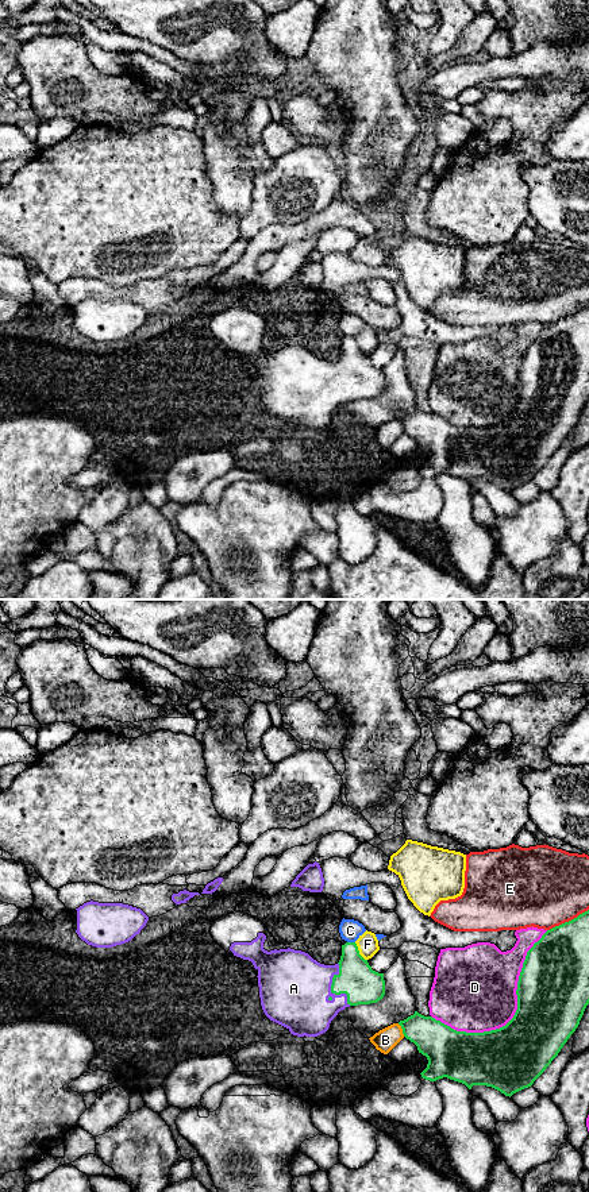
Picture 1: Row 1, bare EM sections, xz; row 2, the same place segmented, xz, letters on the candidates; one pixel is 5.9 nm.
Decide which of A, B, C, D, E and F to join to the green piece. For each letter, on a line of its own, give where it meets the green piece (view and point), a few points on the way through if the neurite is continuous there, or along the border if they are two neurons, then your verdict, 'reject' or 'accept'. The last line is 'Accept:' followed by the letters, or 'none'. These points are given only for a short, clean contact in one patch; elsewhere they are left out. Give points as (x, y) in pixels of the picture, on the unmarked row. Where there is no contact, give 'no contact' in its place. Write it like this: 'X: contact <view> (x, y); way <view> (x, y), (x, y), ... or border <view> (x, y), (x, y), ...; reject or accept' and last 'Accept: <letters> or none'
A: contact xz (331, 385); way xz (362, 381), (338, 381), (331, 385), (293, 384); accept
B: contact xz (403, 425); reject
C: contact xz (351, 338); border xz (347, 336), (354, 338); reject
D: contact xz (515, 409); reject
E: contact xz (569, 316); reject
F: contact xz (358, 347); reject
Accept: A

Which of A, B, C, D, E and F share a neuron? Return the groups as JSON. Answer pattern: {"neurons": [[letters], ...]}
{"neurons": [["A"], ["B"], ["C"], ["D"], ["E"], ["F"]]}

